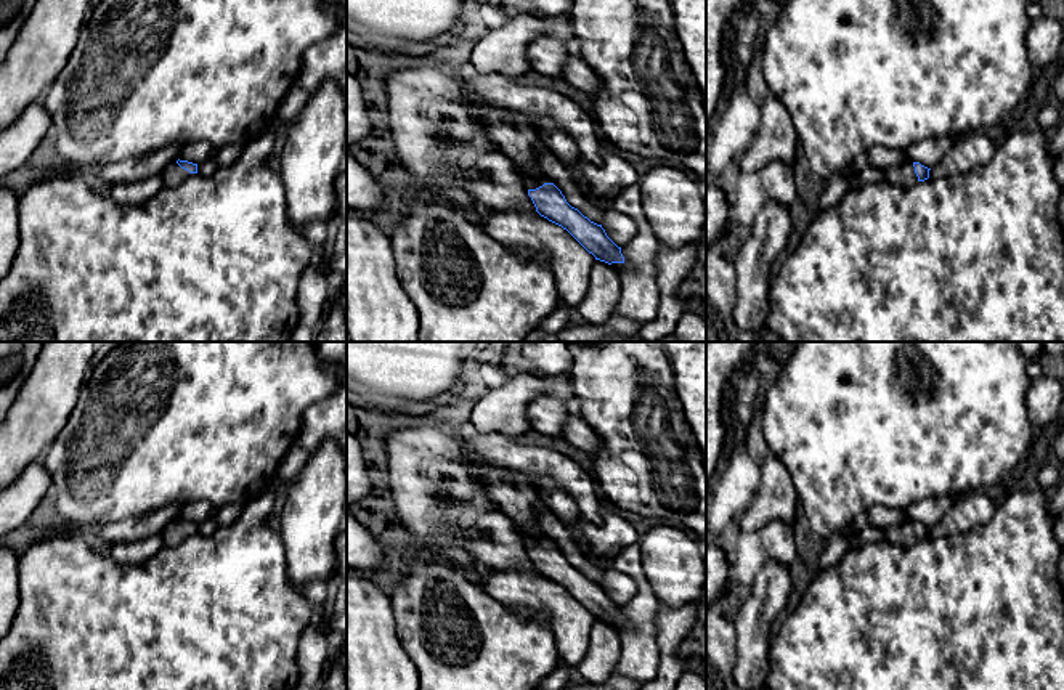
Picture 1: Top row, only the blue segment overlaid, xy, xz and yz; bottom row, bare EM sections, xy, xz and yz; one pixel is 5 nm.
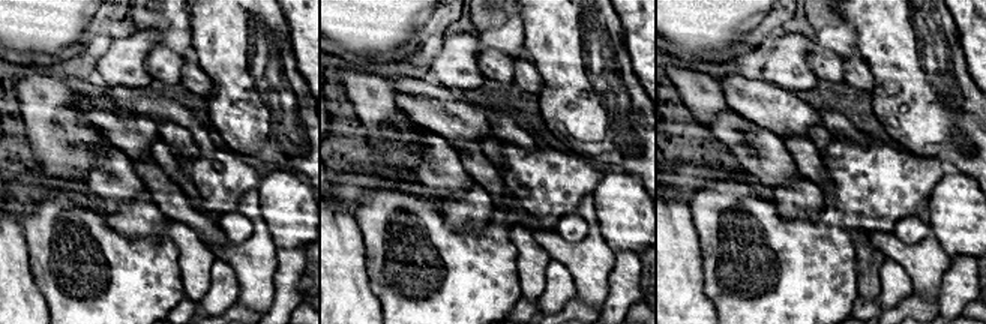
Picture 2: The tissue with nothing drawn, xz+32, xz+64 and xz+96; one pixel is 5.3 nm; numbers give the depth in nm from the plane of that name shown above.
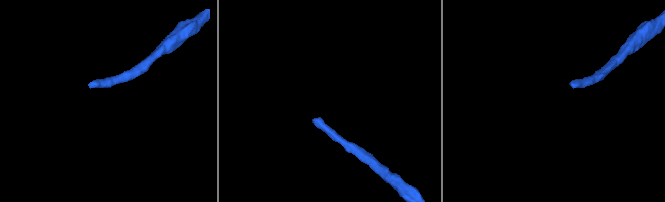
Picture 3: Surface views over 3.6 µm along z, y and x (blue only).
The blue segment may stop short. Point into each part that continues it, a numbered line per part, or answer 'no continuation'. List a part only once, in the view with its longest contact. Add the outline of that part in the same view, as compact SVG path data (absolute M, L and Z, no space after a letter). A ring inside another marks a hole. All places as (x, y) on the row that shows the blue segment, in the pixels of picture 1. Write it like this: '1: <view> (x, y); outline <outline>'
1: yz (902, 174); outline M902 162L897 165L892 165L886 170L884 181L899 185L899 186L912 186L918 181L918 177L915 173L915 167L912 162Z

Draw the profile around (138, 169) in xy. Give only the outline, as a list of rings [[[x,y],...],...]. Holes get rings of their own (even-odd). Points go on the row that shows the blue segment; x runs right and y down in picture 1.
[[[169,146],[141,157],[128,159],[101,167],[95,183],[101,189],[109,189],[117,183],[136,183],[160,175],[165,167],[177,162],[181,148]]]

